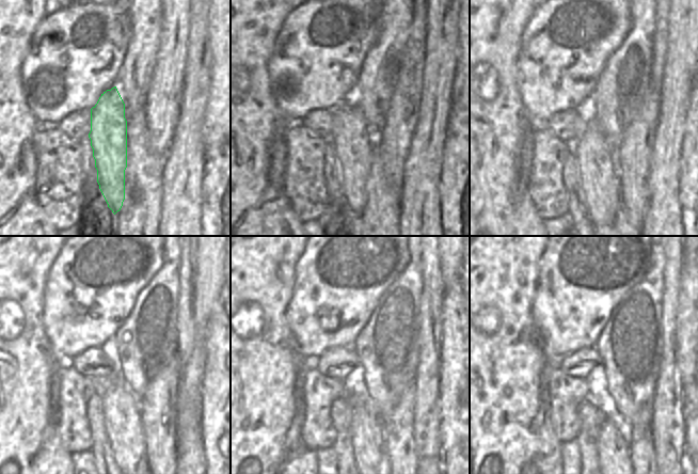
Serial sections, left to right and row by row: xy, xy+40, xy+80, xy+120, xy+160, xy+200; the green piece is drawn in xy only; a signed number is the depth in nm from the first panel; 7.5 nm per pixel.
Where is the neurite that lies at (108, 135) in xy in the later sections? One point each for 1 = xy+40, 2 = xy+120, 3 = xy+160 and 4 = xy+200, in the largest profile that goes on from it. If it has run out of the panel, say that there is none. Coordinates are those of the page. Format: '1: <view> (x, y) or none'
1: xy+40 (352, 147)
2: xy+120 (122, 419)
3: xy+160 (367, 437)
4: xy+200 (613, 448)

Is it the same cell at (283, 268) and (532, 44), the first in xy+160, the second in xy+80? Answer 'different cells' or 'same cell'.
different cells

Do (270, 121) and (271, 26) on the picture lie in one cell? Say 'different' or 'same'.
same

